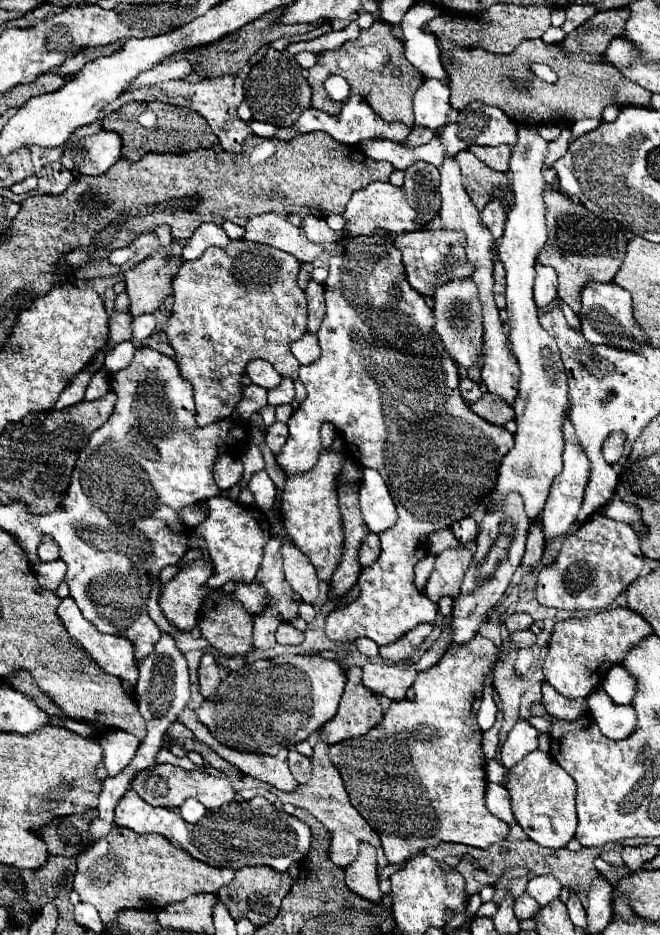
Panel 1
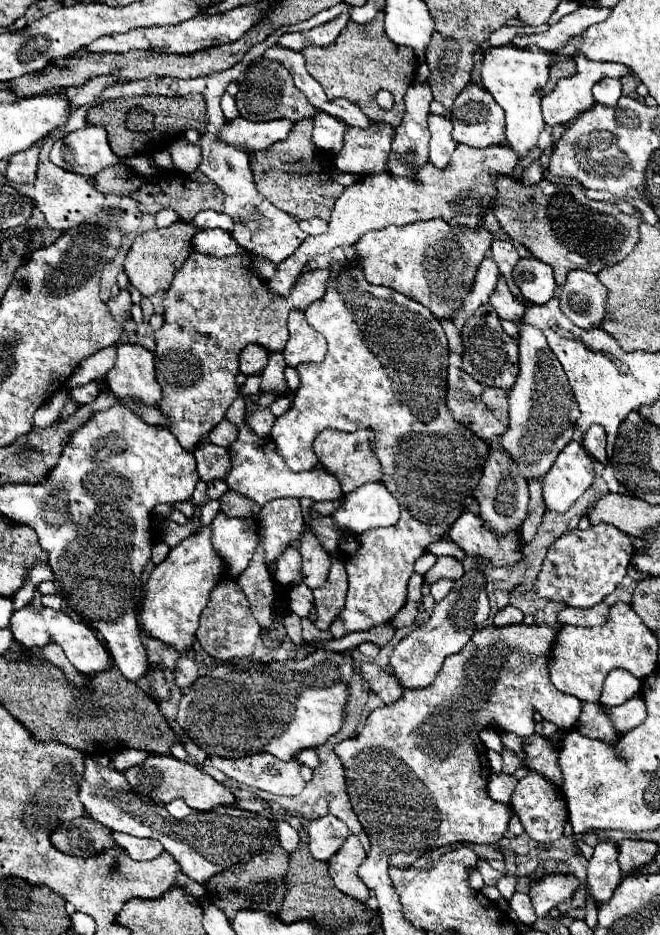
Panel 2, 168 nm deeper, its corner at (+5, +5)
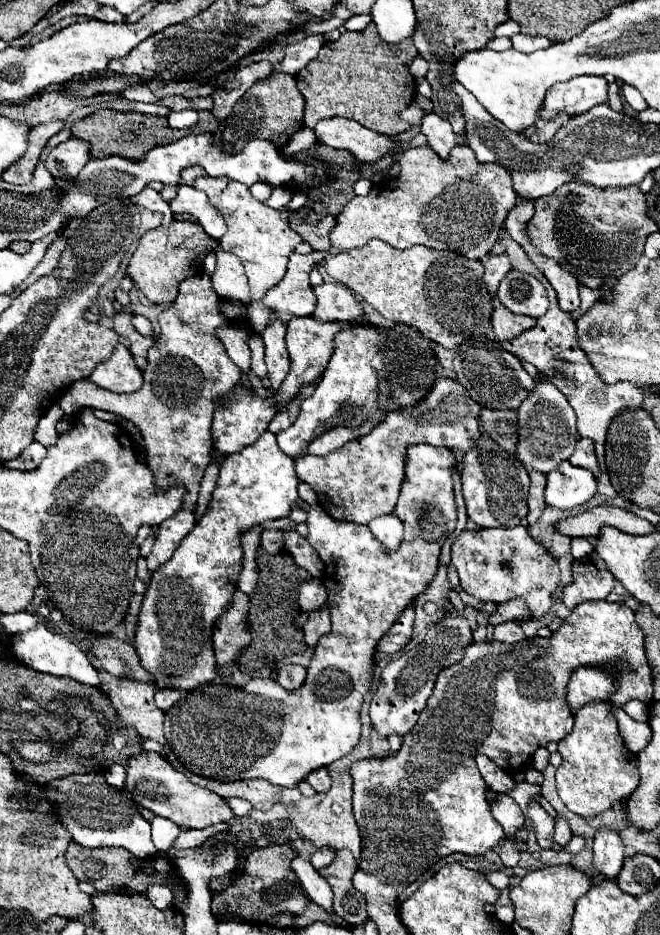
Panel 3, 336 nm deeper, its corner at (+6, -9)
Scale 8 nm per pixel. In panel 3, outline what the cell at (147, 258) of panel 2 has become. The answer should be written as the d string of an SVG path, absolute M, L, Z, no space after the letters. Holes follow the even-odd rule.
M174 221L170 227L156 227L142 235L138 249L128 263L128 275L152 303L172 303L178 295L178 285L190 275L202 273L204 255L208 255L214 245L216 241L204 235L204 229L198 223Z

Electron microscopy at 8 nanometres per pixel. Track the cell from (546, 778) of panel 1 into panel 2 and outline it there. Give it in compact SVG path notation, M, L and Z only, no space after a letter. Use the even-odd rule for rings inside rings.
M529 769L529 775L519 779L517 789L513 793L513 801L511 801L513 809L517 811L517 817L521 819L525 831L541 843L553 843L563 835L563 827L567 823L567 805L565 805L565 797L561 793L559 787L551 785L549 781L545 781L539 773Z

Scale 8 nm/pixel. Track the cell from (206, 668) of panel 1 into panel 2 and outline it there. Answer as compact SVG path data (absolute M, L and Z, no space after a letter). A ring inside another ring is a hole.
M187 655L179 657L177 663L175 663L175 669L173 669L173 675L175 675L175 683L181 689L193 685L193 681L197 679L197 665L195 665L195 661L191 657L187 657Z

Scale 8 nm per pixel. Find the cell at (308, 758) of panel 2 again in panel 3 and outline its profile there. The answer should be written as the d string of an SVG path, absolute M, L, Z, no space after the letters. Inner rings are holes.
M322 767L322 769L316 769L316 771L312 771L308 777L306 777L306 781L312 785L312 789L316 789L316 791L328 791L328 787L330 787L330 775L328 775L328 771Z

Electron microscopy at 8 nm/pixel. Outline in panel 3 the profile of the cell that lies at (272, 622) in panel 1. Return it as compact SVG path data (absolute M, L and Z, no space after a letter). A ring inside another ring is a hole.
M270 529L270 531L262 531L260 535L260 549L268 555L274 555L282 549L282 533L276 531L276 529Z

